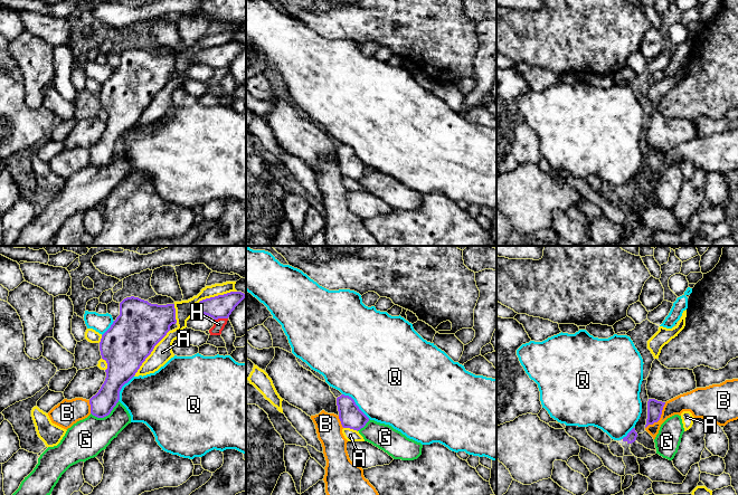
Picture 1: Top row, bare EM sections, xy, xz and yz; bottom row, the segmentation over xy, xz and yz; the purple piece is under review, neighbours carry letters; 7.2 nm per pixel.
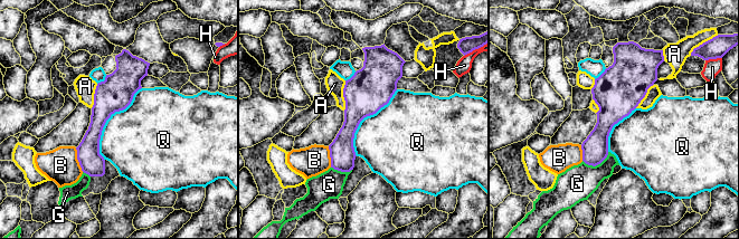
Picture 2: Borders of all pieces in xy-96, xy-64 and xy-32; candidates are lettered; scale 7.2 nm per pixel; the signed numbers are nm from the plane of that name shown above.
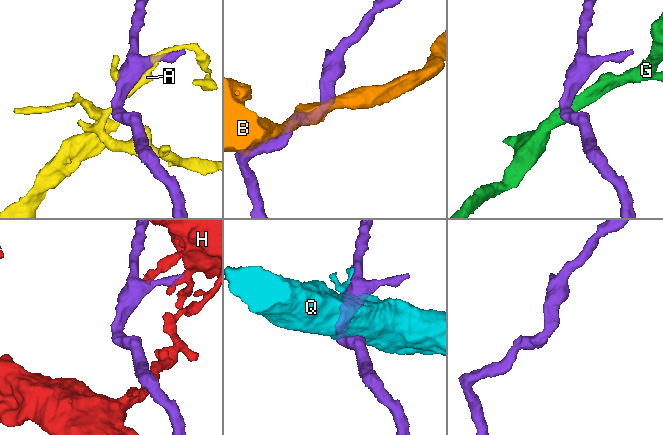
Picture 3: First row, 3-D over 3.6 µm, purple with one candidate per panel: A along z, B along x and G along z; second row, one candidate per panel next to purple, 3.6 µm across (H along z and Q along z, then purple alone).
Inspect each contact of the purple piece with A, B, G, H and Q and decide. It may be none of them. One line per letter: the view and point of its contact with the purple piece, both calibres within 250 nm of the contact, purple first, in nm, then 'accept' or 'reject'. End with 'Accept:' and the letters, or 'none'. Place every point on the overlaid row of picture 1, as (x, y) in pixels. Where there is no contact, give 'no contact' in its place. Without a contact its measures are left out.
A: contact xy (213, 297); calibres 170 and 130 nm; reject
B: contact yz (660, 417); calibres 110 and 140 nm; reject
G: contact xy (105, 416); calibres 170 and 280 nm; reject
H: contact xy (220, 317); calibres 170 and 80 nm; reject
Q: contact xz (355, 403); calibres 160 and 480 nm; reject
Accept: none

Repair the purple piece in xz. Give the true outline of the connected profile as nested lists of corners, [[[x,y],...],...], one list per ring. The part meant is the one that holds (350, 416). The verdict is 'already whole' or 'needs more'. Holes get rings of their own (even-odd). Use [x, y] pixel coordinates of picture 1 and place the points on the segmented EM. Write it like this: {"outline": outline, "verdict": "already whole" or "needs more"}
{"outline": [[[341,394],[337,398],[339,419],[343,428],[360,430],[369,421],[369,418],[359,409],[354,400]]], "verdict": "already whole"}

